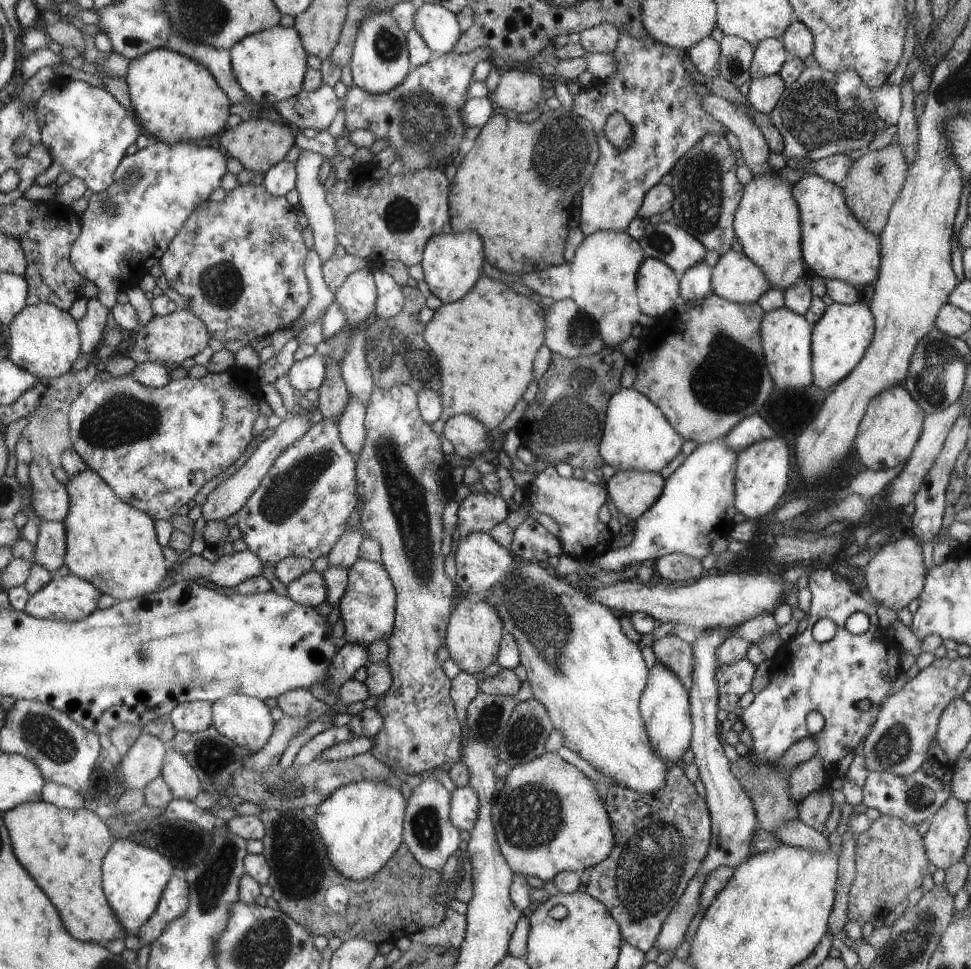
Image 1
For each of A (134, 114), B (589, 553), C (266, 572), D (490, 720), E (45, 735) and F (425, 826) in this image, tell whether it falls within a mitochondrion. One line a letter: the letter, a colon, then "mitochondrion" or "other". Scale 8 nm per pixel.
A: other
B: other
C: other
D: mitochondrion
E: mitochondrion
F: mitochondrion

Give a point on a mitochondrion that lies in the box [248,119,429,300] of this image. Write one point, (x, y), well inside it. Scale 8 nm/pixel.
(401, 215)

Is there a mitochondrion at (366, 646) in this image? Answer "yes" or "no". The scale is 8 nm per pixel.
no

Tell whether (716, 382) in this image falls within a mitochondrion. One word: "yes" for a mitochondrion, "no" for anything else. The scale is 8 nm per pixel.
yes

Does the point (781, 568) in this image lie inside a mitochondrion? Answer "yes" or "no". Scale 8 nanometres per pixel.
no

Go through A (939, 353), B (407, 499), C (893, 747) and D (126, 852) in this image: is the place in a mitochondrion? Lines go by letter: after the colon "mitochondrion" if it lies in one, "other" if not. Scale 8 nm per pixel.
A: mitochondrion
B: mitochondrion
C: mitochondrion
D: other

